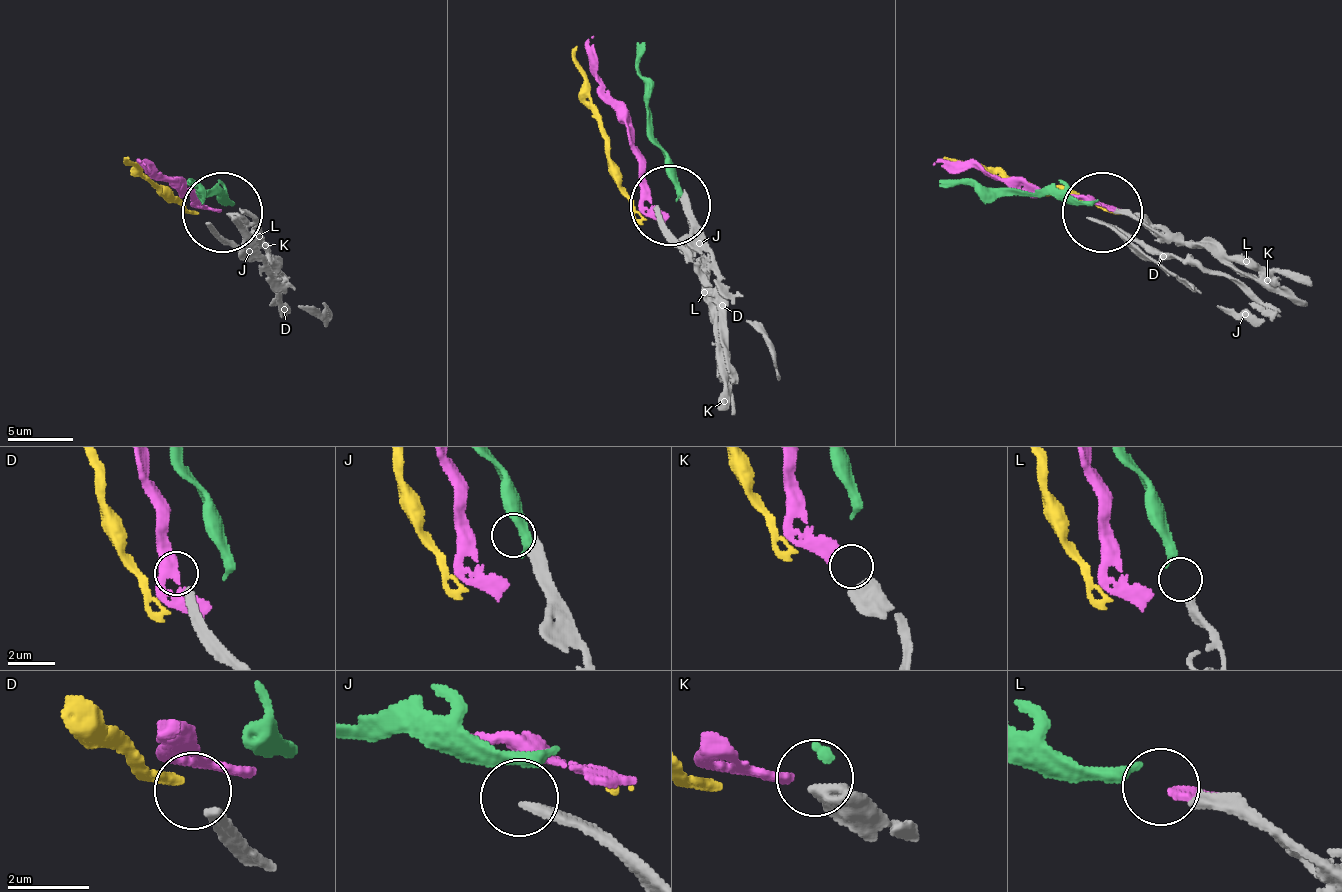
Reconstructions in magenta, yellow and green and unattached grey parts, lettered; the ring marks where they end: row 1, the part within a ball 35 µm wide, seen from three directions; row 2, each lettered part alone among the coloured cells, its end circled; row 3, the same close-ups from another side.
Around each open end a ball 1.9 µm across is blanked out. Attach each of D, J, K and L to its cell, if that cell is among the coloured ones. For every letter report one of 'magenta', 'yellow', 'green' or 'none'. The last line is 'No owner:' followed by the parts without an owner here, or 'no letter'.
D: none
J: none
K: magenta
L: green
No owner: D, J

